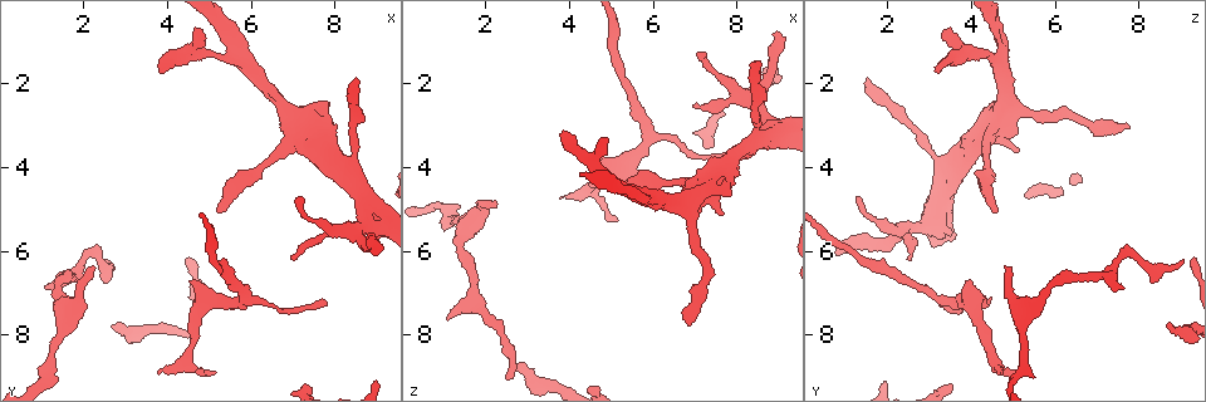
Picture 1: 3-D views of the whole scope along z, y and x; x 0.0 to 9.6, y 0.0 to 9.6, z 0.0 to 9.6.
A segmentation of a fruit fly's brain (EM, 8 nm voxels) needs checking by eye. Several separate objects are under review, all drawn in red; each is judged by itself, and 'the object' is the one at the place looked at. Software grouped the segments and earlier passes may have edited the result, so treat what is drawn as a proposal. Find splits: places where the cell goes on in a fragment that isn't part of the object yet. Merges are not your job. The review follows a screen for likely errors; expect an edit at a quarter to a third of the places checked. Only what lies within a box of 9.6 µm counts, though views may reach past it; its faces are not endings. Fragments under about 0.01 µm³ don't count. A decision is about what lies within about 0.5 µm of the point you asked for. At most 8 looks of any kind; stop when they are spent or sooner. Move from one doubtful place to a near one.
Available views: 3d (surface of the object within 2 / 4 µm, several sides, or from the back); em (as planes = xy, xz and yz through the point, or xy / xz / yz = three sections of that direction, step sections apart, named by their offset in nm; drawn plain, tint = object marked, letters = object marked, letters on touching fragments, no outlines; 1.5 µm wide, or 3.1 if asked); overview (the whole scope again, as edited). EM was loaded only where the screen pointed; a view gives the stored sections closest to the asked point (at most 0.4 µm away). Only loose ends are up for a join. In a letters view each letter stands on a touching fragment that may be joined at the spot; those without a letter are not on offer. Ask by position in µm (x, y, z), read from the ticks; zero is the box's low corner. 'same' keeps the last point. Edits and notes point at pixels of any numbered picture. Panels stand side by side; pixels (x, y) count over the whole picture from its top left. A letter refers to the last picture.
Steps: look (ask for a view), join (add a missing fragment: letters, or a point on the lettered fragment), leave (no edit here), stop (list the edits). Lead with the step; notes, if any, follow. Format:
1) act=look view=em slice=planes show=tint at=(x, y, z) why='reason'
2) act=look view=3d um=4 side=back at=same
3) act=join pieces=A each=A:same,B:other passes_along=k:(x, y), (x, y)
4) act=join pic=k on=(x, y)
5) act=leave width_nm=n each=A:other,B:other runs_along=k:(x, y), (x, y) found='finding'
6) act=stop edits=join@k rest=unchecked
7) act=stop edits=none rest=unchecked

act=look view=3d um=4 at=(5.15, 8.90, 5.30) why='thin end'

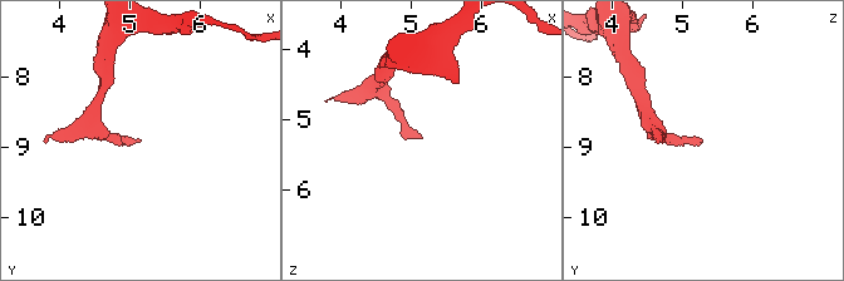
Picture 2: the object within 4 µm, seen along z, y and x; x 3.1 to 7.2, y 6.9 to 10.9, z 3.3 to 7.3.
act=look view=em slice=xz step=4 show=letters at=(5.15, 8.90, 5.30)

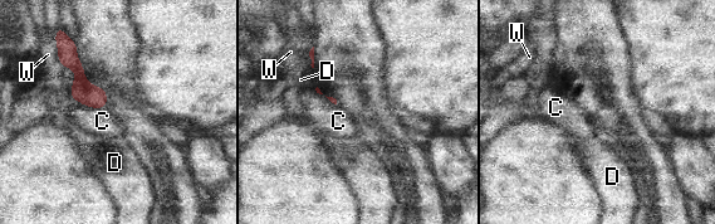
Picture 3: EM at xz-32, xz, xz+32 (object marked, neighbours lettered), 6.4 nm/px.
act=look view=em slice=planes show=letters at=same

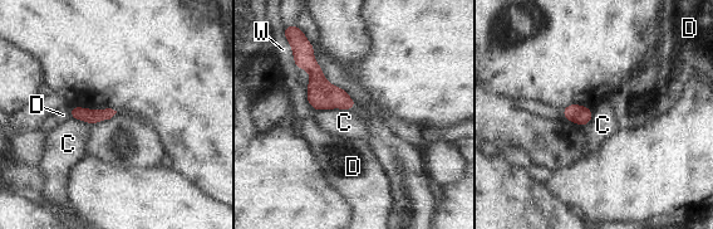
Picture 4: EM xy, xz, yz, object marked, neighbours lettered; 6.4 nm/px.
act=leave longest_contact=C:240nm each=C:other,D:other,W:other runs_along=4:(73, 110), (82, 113), (111, 112) found='no lettered fragment goes on from it'

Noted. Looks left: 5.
act=look view=3d um=2 side=back at=(2.20, 6.35, 4.80)

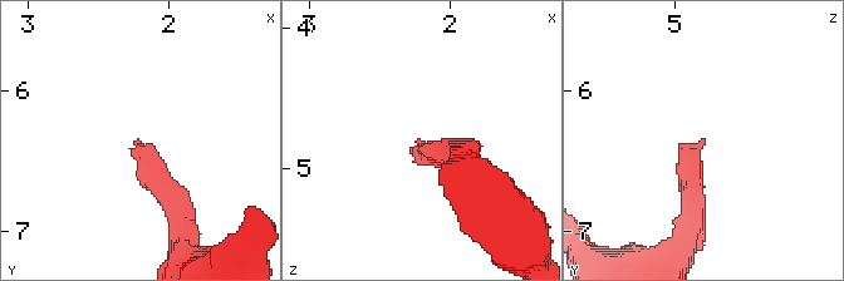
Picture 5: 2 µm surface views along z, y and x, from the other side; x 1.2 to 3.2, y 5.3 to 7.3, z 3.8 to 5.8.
act=look view=em slice=planes show=letters at=(2.24, 6.34, 4.78) why='now the EM'

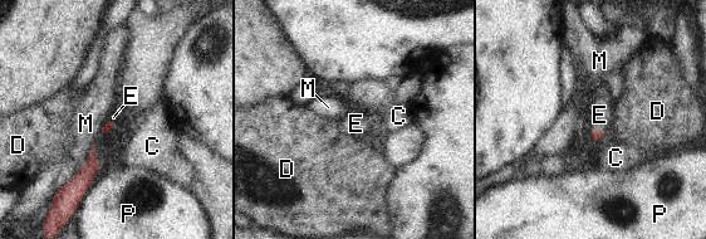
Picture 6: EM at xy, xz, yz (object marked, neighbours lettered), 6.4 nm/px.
act=join pieces=E each=C:other,D:other,E:same,M:other,P:other passes_along=6:(597, 135), (599, 131), (599, 115) found='it goes on there'

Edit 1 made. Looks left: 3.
act=look view=overview

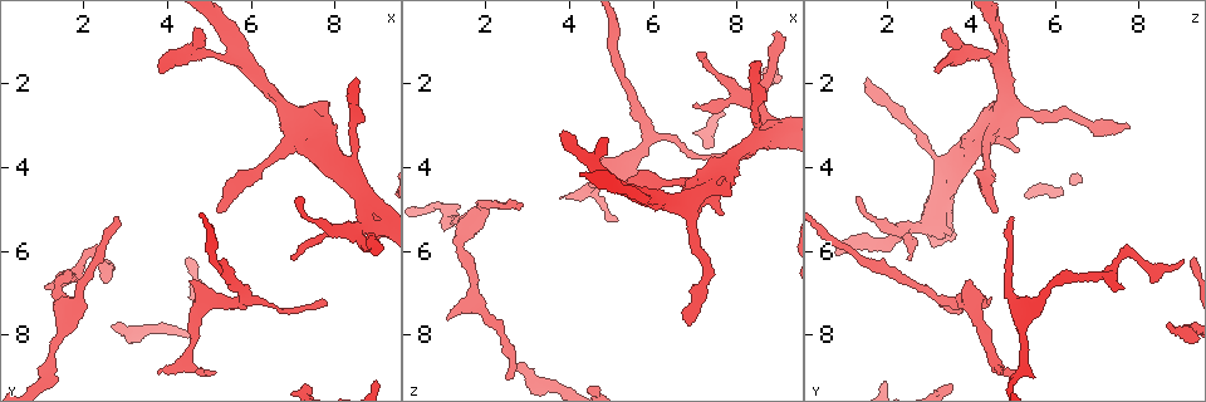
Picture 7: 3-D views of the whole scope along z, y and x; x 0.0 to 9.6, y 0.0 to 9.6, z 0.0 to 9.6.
act=look view=3d um=2 at=(7.70, 3.55, 5.15)

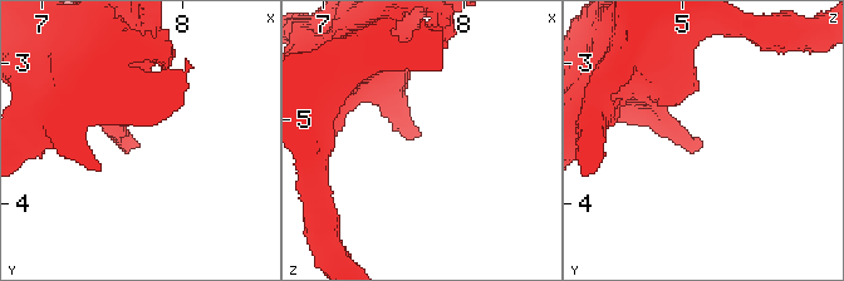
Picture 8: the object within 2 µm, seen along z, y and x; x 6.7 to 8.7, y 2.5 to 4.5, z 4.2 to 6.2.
act=look view=em slice=planes show=letters at=(7.66, 3.58, 5.10)

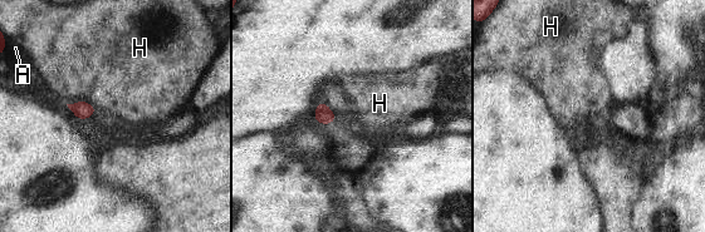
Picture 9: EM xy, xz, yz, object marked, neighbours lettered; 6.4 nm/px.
act=leave longest_contact=H:200nm each=A:other,H:other border=9:(67, 103), (88, 102), (97, 110) found='no lettered fragment goes on from it'

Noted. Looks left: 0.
act=stop edits=join@6 rest=unchecked

